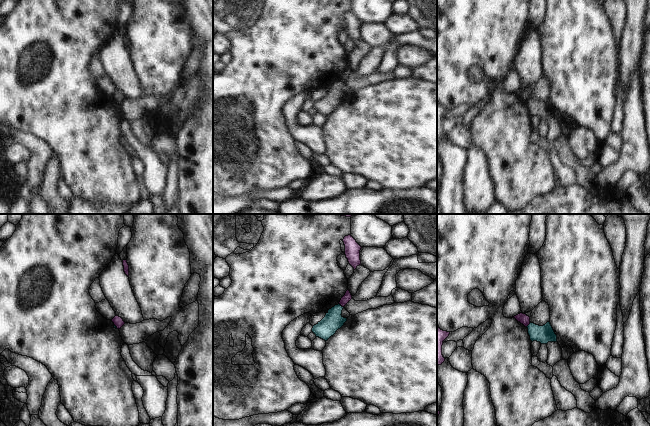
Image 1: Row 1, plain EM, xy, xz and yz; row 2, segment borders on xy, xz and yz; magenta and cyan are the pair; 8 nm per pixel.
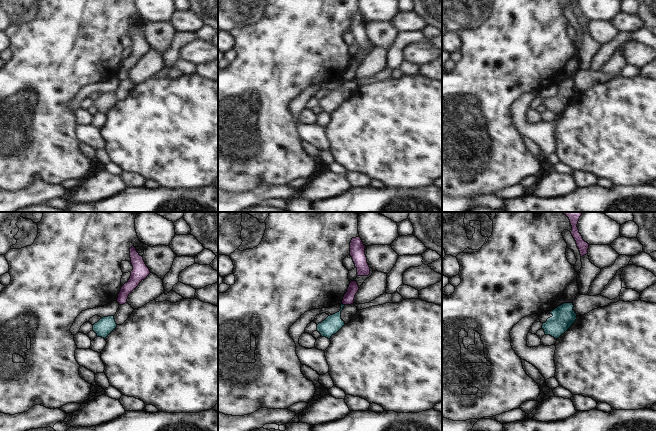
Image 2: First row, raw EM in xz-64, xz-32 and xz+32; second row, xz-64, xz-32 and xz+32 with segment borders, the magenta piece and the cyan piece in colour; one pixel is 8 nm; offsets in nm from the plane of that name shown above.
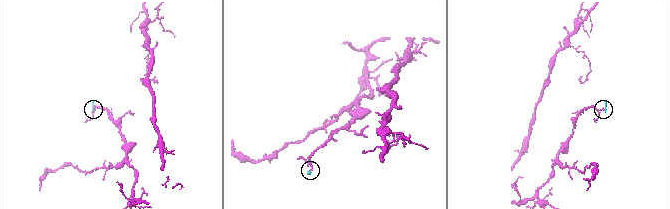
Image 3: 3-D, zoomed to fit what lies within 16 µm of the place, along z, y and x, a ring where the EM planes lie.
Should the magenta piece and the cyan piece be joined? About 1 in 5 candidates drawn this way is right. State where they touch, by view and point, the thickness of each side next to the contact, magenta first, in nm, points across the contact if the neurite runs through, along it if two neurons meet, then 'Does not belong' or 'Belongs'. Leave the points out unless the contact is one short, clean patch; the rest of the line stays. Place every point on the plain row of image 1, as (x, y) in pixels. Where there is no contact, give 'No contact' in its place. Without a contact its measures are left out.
Touches magenta at xz (341, 81). Thickness 70 nm (magenta) against 160 nm. Boundary: xz (339, 79), (343, 83). Does not belong

